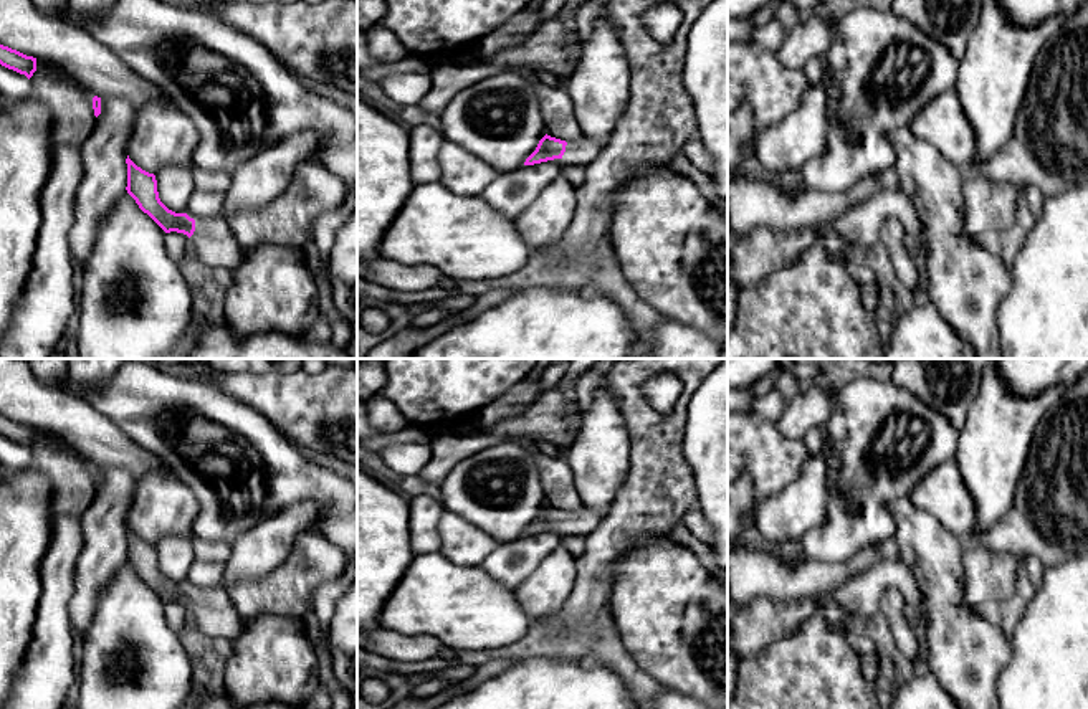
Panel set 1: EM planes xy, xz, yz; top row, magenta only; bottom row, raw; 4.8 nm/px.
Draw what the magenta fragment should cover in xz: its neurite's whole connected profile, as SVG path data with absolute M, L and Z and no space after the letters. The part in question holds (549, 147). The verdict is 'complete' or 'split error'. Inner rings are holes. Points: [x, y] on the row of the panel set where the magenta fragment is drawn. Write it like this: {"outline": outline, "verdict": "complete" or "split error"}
{"outline": "M544 136L536 150L526 159L524 165L534 165L554 159L562 159L572 165L587 165L604 149L605 142L582 137L580 140L565 142L551 136Z", "verdict": "split error"}

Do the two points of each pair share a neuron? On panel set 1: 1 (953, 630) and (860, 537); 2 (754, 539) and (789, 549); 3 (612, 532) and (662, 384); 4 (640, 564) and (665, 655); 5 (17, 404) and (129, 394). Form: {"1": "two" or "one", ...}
{"1": "two", "2": "one", "3": "two", "4": "one", "5": "two"}

